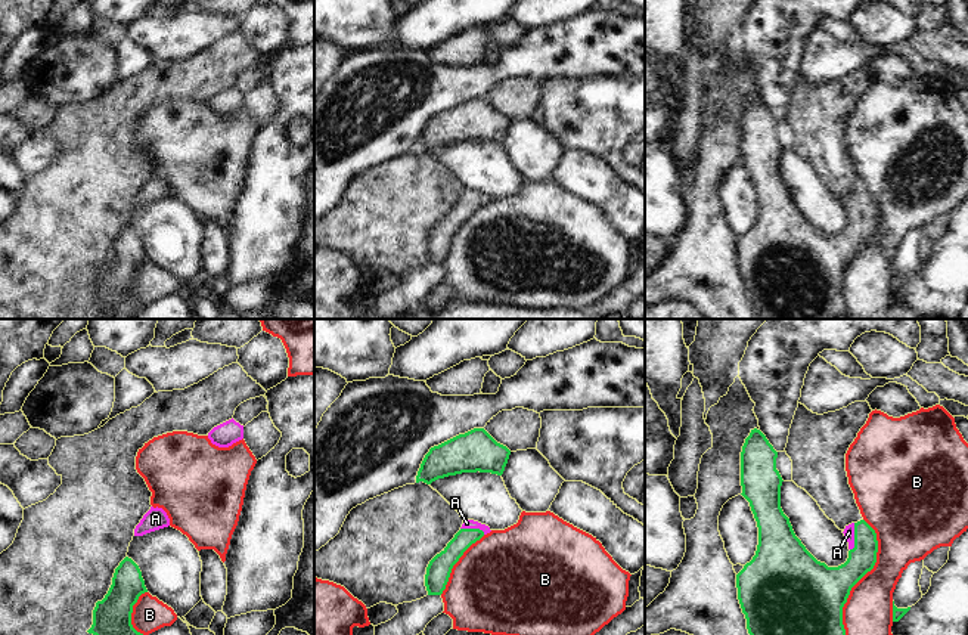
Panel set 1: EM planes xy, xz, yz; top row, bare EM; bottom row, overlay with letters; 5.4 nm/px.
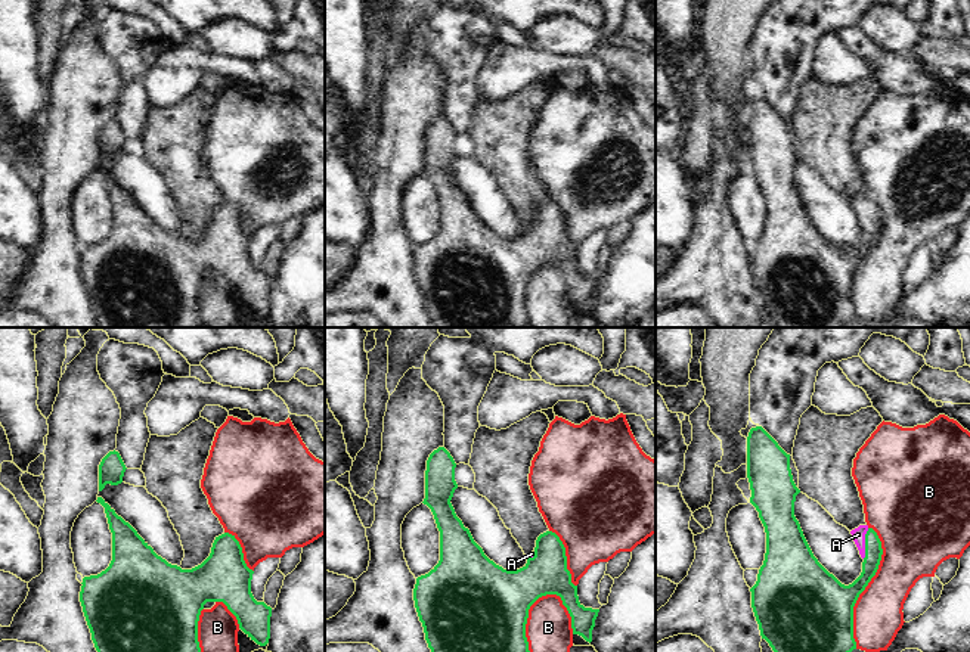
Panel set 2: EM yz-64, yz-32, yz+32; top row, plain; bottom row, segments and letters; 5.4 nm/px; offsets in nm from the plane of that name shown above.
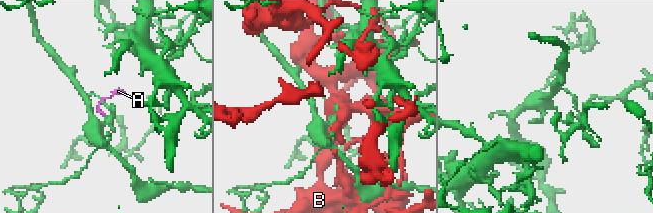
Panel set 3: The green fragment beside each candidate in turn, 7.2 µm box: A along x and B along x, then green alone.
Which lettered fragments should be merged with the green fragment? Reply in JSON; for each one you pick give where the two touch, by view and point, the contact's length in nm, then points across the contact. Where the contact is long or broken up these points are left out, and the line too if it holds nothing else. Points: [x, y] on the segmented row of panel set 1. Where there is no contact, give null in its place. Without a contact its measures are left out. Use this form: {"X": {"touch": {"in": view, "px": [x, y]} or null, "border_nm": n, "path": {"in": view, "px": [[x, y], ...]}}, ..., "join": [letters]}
{"A": {"touch": {"in": "yz", "px": [855, 536]}, "border_nm": 150, "path": {"in": "yz", "px": [[862, 558], [862, 544], [855, 536], [849, 532]]}}, "join": ["A"]}

